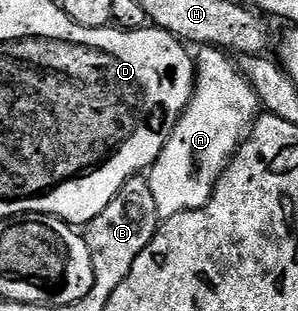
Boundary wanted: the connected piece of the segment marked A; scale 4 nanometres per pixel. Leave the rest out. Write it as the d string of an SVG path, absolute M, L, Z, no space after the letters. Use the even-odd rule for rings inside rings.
M204 46L197 53L192 100L148 171L156 212L162 220L208 204L218 177L226 170L260 114L260 103L252 84L248 84L227 51Z

